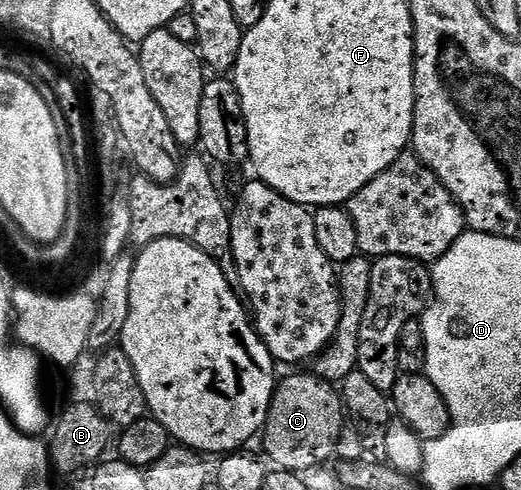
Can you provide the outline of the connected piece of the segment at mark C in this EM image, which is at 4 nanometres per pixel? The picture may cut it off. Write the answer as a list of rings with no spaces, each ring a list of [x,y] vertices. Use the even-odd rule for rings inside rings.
[[[312,372],[282,377],[273,391],[263,439],[268,461],[282,471],[304,472],[321,466],[337,452],[340,430],[347,423],[341,395],[330,383]]]

